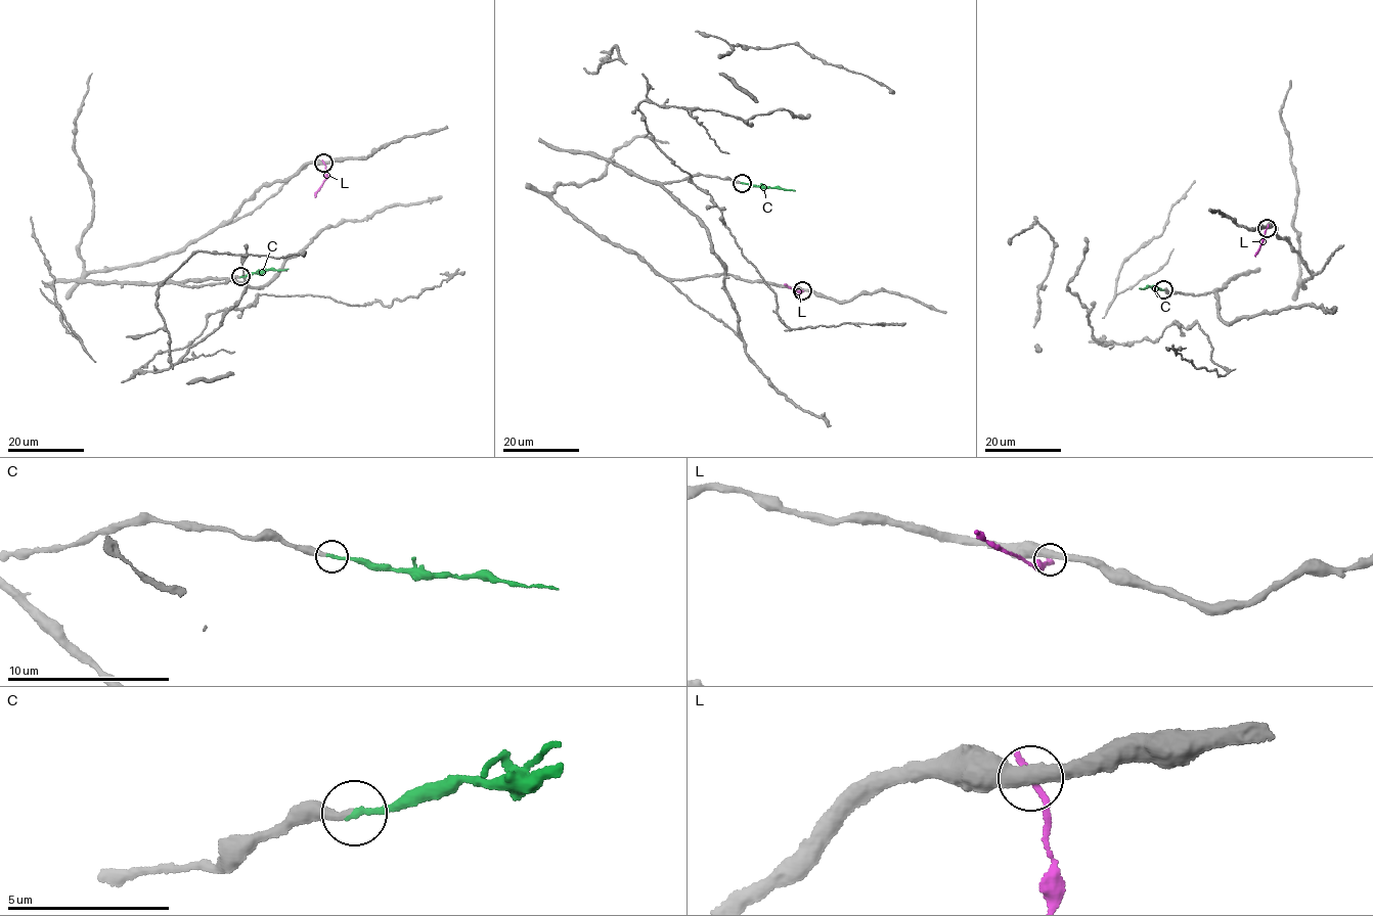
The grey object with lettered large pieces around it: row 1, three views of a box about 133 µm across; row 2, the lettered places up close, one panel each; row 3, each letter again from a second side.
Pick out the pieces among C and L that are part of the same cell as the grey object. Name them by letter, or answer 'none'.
C

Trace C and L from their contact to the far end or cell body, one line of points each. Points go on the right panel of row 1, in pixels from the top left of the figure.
C: (1163, 289), (1139, 288)
L: (1267, 227), (1255, 257)

